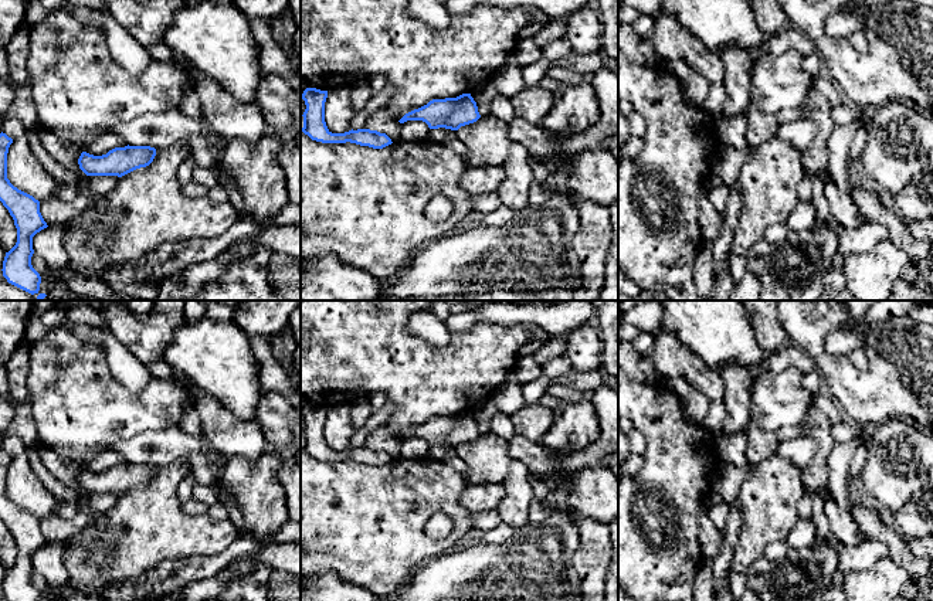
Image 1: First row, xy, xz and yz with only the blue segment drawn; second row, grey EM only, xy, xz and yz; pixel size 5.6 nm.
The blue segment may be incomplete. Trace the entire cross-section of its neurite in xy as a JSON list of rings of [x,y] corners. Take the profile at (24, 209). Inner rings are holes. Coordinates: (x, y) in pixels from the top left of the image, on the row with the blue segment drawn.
[[[0,133],[0,201],[9,210],[17,228],[17,242],[6,252],[3,276],[9,283],[34,295],[40,291],[41,276],[31,265],[33,237],[47,228],[40,213],[40,201],[14,187],[7,179],[7,153],[13,139]]]

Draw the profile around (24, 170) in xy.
[[[26,136],[13,139],[9,147],[7,179],[14,187],[38,201],[52,196],[58,186],[33,153]]]

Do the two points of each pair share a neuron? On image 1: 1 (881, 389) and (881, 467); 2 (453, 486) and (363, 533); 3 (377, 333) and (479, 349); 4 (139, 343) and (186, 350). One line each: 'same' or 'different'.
1: different
2: same
3: same
4: different

